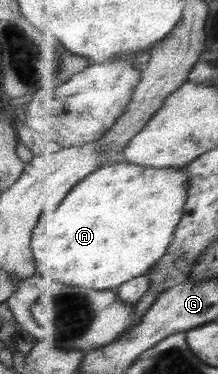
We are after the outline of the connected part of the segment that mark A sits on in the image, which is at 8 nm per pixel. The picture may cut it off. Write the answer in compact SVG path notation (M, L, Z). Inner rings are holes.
M121 160L117 164L107 164L84 178L70 192L70 195L68 195L64 203L60 205L54 214L52 212L46 212L39 217L30 240L30 248L36 264L36 272L41 278L46 280L56 279L56 282L94 290L119 289L122 285L128 284L128 281L136 280L137 277L148 274L152 268L156 267L156 264L167 256L171 248L172 240L175 239L176 231L179 229L180 223L183 221L184 214L187 211L188 192L190 192L190 185L188 185L188 173L186 173L185 168L170 167L168 169L154 169L125 160Z

